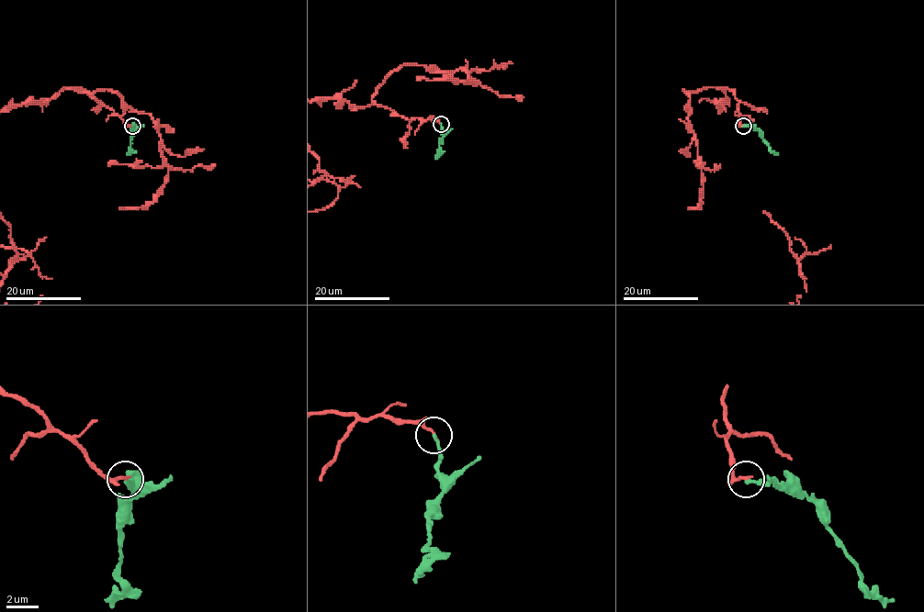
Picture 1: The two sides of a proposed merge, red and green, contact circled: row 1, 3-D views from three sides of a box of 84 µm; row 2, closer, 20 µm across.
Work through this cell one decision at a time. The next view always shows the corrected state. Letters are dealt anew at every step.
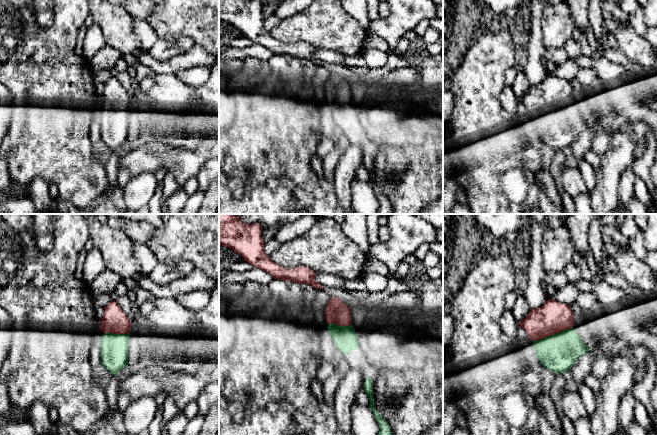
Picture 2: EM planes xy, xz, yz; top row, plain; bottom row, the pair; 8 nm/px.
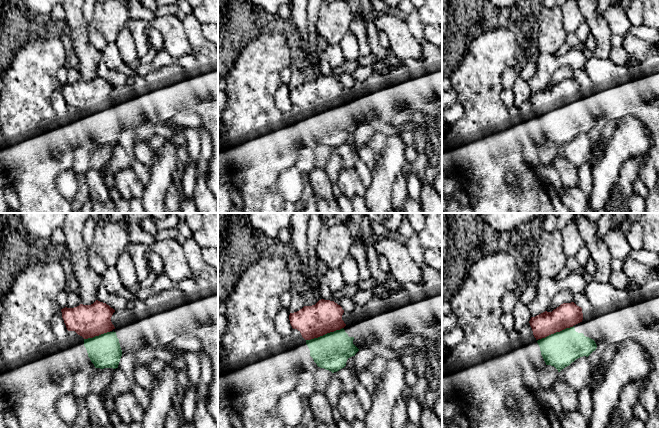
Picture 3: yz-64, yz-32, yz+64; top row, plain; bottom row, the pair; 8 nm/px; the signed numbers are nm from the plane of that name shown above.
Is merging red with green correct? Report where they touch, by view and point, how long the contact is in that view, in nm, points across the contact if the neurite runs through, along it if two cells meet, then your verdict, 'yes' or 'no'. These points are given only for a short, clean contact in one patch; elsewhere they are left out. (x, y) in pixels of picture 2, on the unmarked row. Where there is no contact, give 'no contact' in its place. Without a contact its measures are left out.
meets red in yz at (553, 110); contact 340 nm long; runs through yz (552, 93), (553, 110), (558, 122), (558, 128); yes

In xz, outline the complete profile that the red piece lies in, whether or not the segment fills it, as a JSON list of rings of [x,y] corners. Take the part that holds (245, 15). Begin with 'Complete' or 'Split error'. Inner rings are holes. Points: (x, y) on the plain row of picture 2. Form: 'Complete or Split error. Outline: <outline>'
Complete. Outline: [[[219,0],[219,20],[231,24],[244,33],[244,37],[269,49],[274,55],[309,60],[324,65],[315,57],[316,49],[309,43],[286,45],[273,38],[264,27],[260,0]]]

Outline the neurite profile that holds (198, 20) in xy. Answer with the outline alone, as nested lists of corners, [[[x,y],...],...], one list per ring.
[[[163,0],[160,4],[153,4],[146,22],[155,30],[158,39],[172,40],[185,36],[219,59],[219,0]]]

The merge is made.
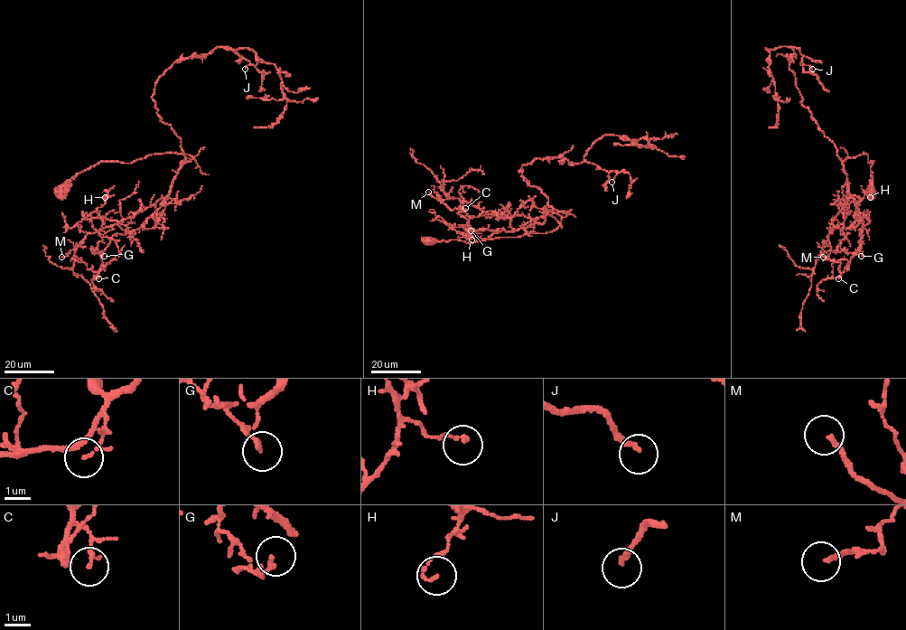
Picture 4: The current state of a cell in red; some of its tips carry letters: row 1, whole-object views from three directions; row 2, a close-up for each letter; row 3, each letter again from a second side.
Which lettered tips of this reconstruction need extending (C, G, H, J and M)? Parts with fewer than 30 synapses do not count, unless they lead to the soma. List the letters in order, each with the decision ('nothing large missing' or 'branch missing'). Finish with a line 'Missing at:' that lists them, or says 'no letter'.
C: nothing large missing
G: nothing large missing
H: nothing large missing
J: branch missing
M: nothing large missing
Missing at: J

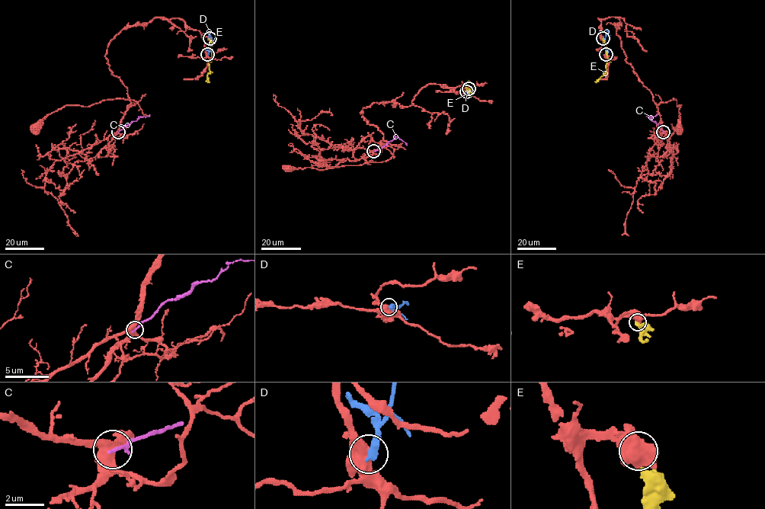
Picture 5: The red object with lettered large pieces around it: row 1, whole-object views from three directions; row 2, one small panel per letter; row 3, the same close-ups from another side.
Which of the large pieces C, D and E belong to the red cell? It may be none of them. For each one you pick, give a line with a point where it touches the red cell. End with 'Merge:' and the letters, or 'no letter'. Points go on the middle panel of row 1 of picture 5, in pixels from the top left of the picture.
Merge: no letter

